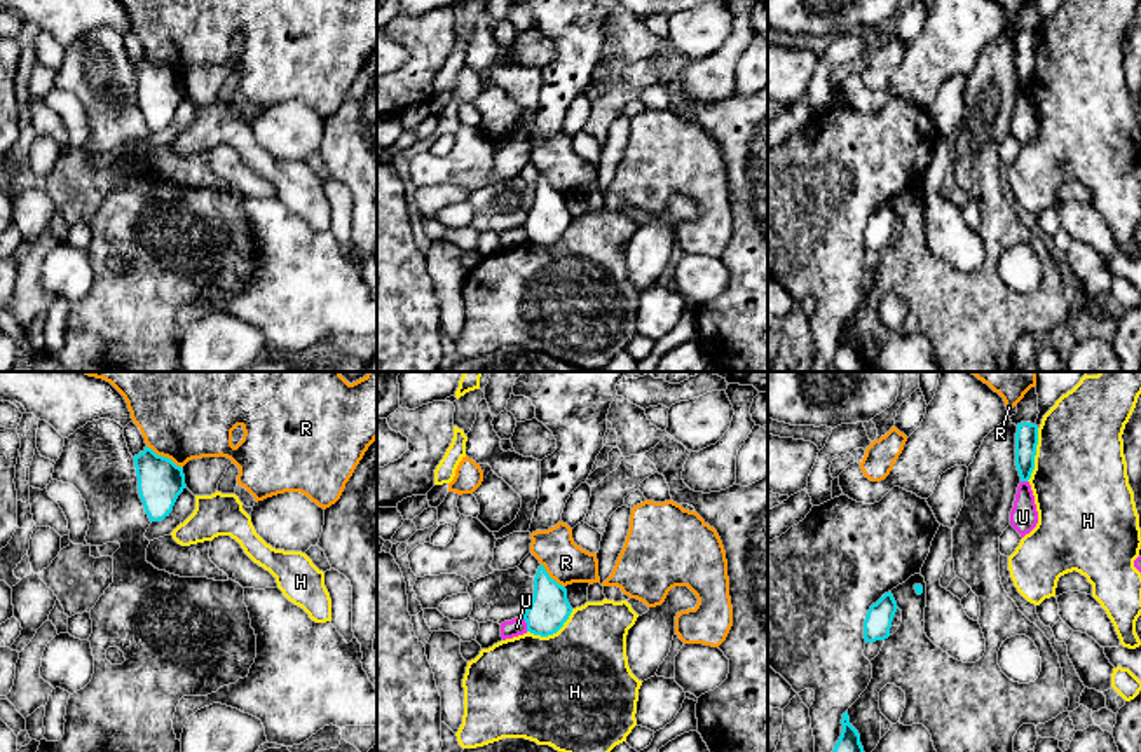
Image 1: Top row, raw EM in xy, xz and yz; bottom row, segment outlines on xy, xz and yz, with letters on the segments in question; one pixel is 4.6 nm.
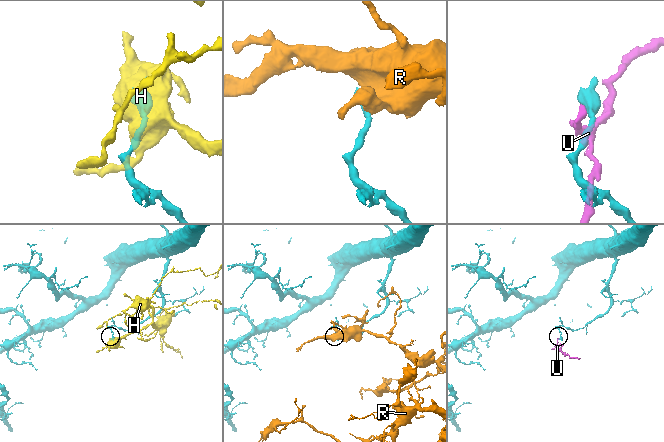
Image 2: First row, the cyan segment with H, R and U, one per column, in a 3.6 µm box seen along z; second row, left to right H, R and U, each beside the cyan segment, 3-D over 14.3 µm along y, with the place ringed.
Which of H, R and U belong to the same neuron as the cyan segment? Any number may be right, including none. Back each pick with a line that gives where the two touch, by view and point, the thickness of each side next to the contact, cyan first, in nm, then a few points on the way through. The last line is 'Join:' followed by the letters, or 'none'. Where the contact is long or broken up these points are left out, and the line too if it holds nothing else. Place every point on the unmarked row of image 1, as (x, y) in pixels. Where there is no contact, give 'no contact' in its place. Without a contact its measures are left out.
Join: none

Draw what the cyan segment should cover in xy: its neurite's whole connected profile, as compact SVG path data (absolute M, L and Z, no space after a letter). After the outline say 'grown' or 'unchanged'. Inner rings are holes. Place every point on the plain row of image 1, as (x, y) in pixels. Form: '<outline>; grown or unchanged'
M148 56L133 68L145 122L150 131L161 131L169 126L178 105L187 96L183 77L167 66L157 65Z; unchanged

